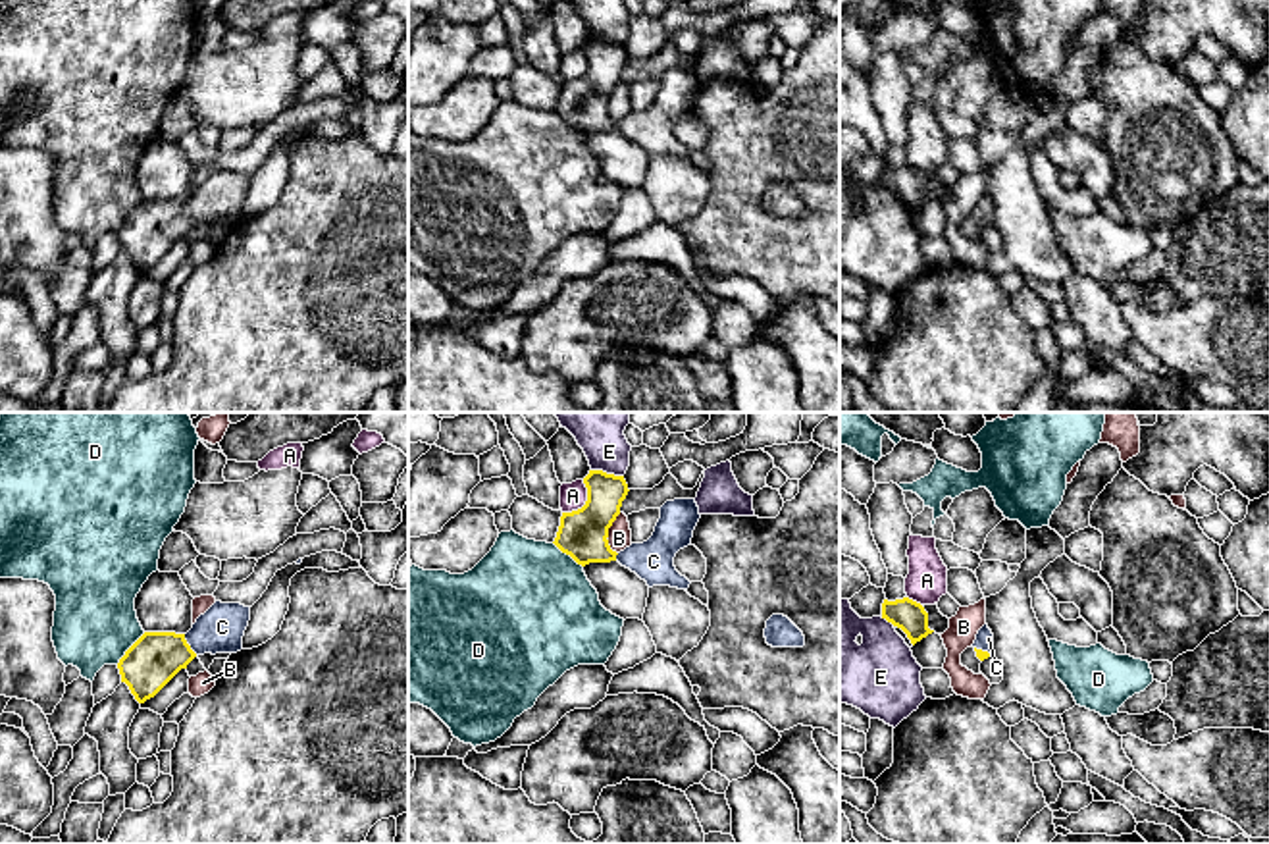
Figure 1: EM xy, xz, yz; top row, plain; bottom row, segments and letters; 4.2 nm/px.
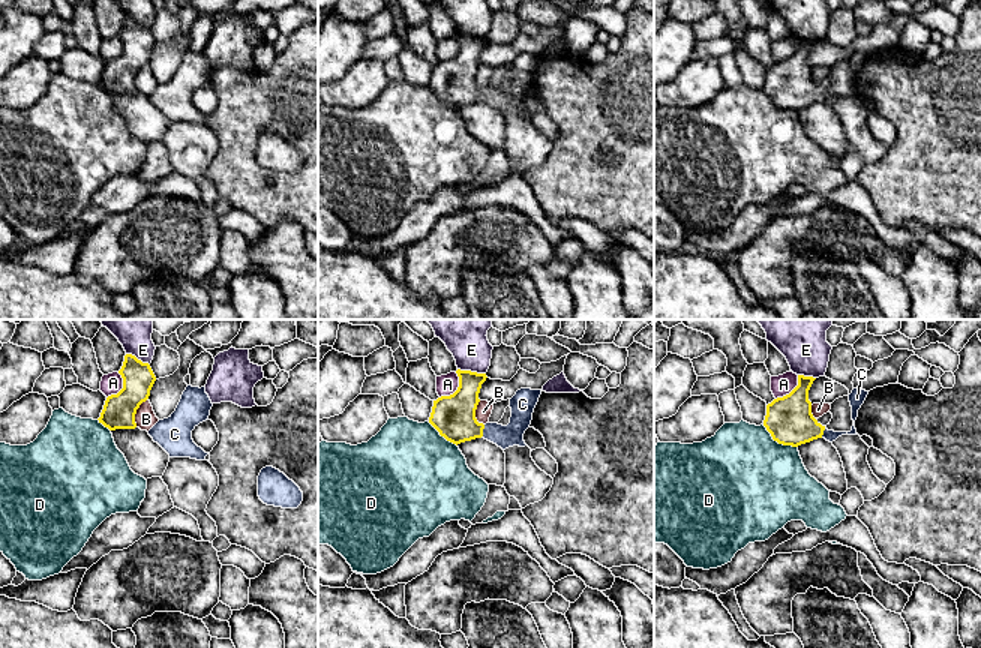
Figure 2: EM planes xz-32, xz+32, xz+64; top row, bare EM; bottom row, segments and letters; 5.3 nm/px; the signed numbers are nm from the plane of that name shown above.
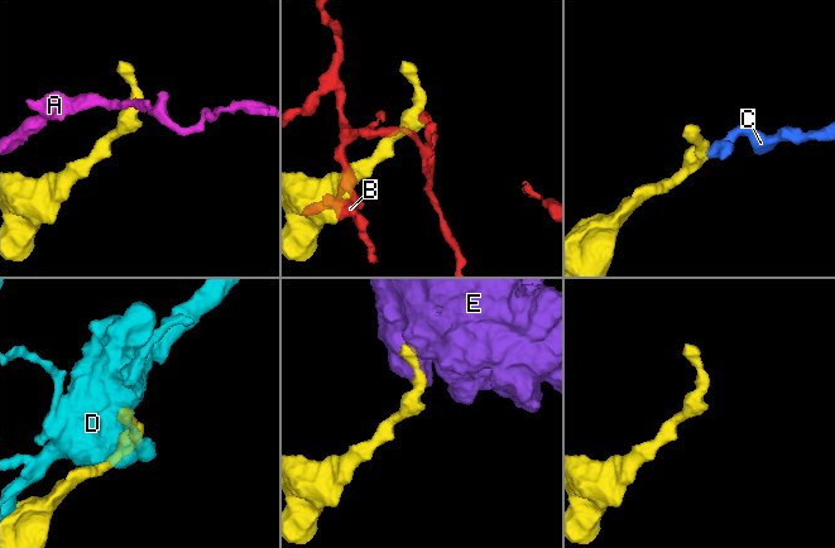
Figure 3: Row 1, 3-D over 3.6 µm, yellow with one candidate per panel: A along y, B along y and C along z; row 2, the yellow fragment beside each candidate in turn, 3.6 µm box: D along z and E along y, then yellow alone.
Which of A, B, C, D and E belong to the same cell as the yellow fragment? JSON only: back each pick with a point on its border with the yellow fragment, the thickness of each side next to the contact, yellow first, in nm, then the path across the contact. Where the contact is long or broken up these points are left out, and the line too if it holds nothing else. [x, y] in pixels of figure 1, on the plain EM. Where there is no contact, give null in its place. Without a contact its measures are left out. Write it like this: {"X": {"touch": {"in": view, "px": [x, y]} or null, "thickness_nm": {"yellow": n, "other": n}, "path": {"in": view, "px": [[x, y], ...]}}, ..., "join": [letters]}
{"C": {"touch": {"in": "xy", "px": [187, 212]}, "thickness_nm": {"yellow": 220, "other": 190}, "path": {"in": "xy", "px": [[155, 226], [187, 212], [222, 195]]}}, "join": ["C"]}

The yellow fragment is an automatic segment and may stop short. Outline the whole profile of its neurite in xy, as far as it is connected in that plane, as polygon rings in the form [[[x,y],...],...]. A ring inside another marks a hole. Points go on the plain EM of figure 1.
[[[216,170],[187,202],[144,200],[117,231],[121,251],[144,272],[196,224],[241,220],[248,189],[250,175]]]

